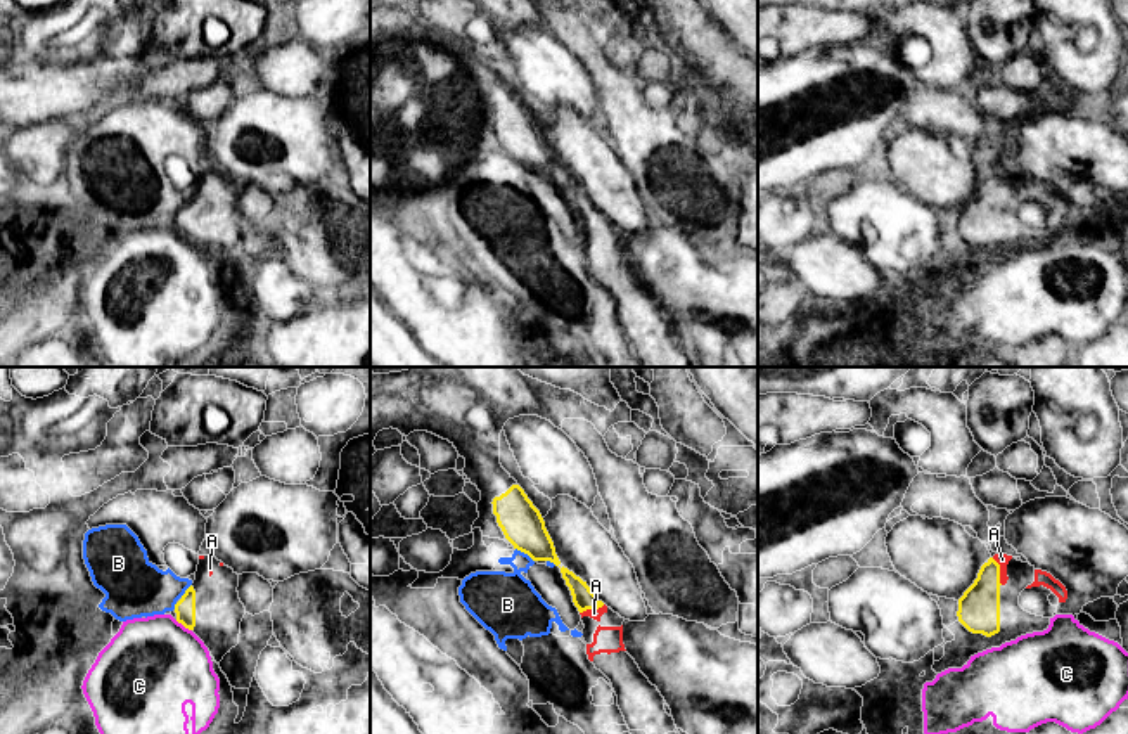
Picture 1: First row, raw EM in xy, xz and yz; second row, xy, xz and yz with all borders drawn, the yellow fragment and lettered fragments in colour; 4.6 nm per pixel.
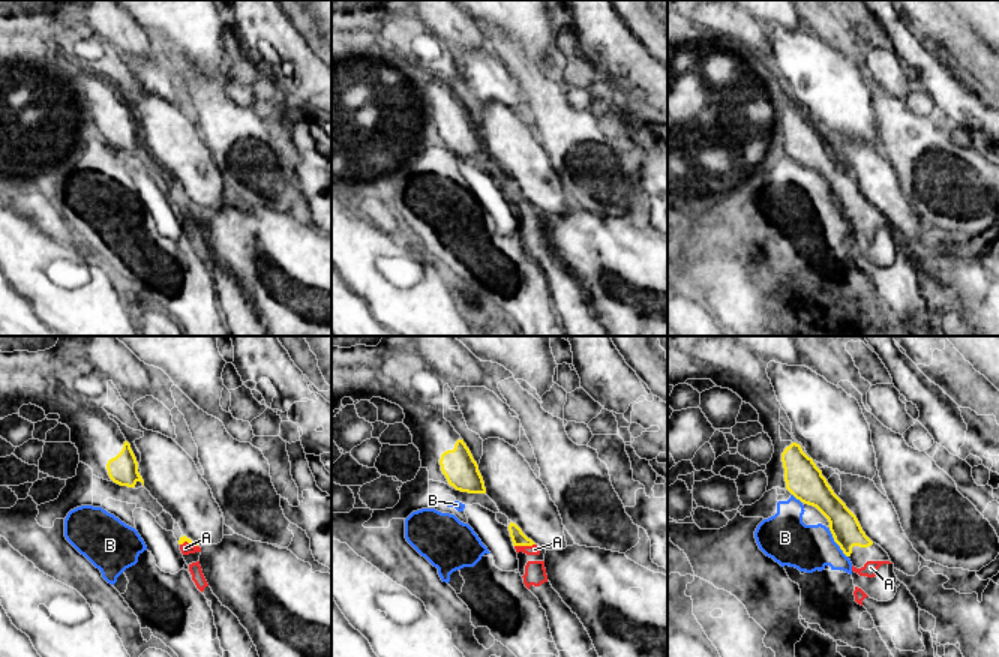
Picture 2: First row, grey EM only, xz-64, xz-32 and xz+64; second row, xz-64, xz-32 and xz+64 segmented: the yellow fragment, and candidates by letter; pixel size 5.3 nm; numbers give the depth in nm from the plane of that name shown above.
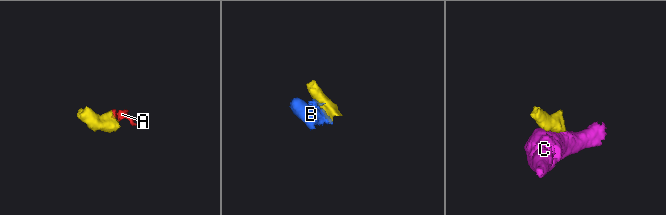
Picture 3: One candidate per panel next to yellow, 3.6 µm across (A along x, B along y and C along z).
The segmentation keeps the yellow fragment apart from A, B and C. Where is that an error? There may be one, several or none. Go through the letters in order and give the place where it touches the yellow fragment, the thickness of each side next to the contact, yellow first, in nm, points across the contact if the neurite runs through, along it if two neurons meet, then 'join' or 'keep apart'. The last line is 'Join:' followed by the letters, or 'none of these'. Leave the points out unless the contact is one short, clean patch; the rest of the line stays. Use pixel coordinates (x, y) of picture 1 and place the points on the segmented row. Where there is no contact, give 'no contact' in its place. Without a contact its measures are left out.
A: contact yz (999, 572); calibres 190 and 60 nm; way yz (978, 611), (986, 584), (999, 572), (1002, 560); join
B: contact xz (525, 553); calibres 190 and 280 nm; border xz (516, 547), (533, 561); keep apart
C: contact xy (184, 625); calibres 100 and 460 nm; border xy (175, 620), (191, 630); keep apart
Join: A

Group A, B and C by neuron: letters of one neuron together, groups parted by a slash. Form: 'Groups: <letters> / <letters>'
Groups: A / B / C

